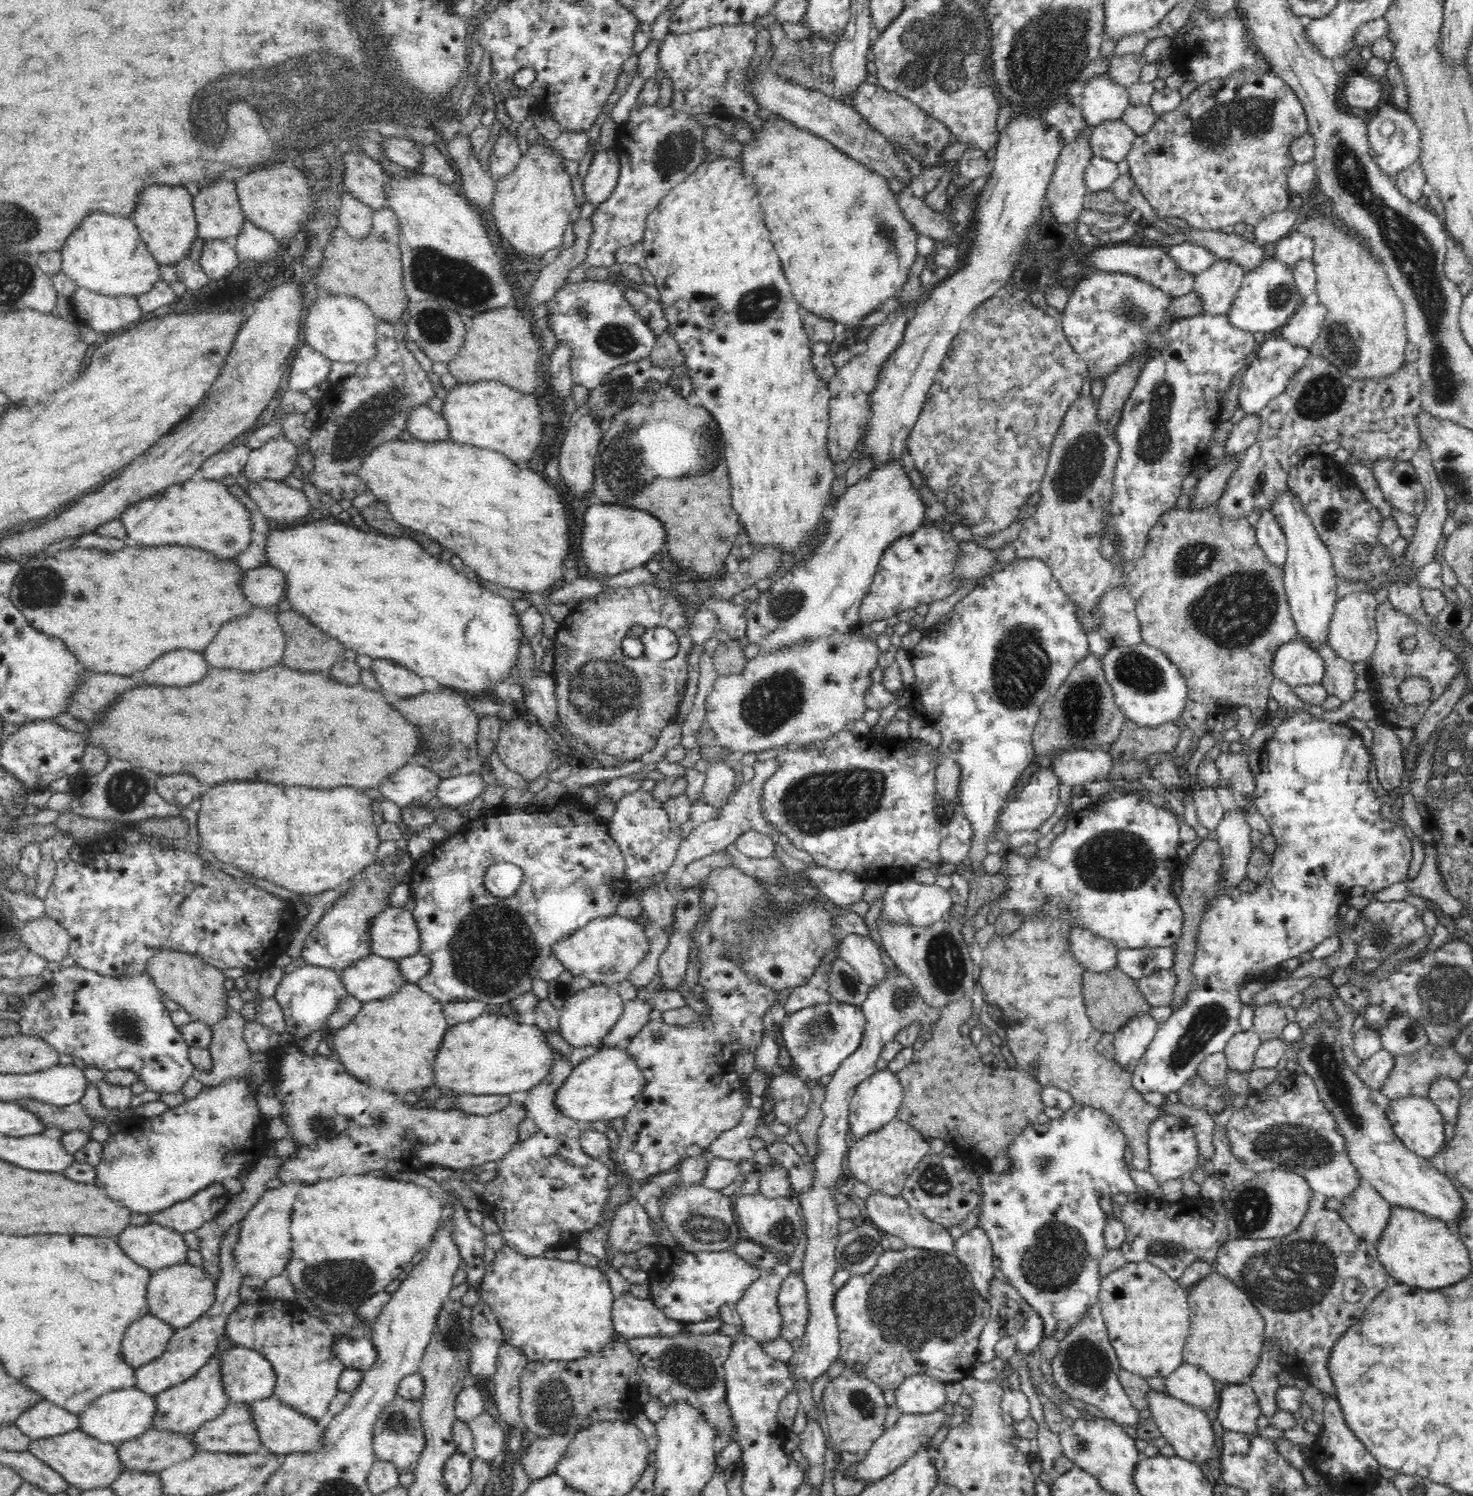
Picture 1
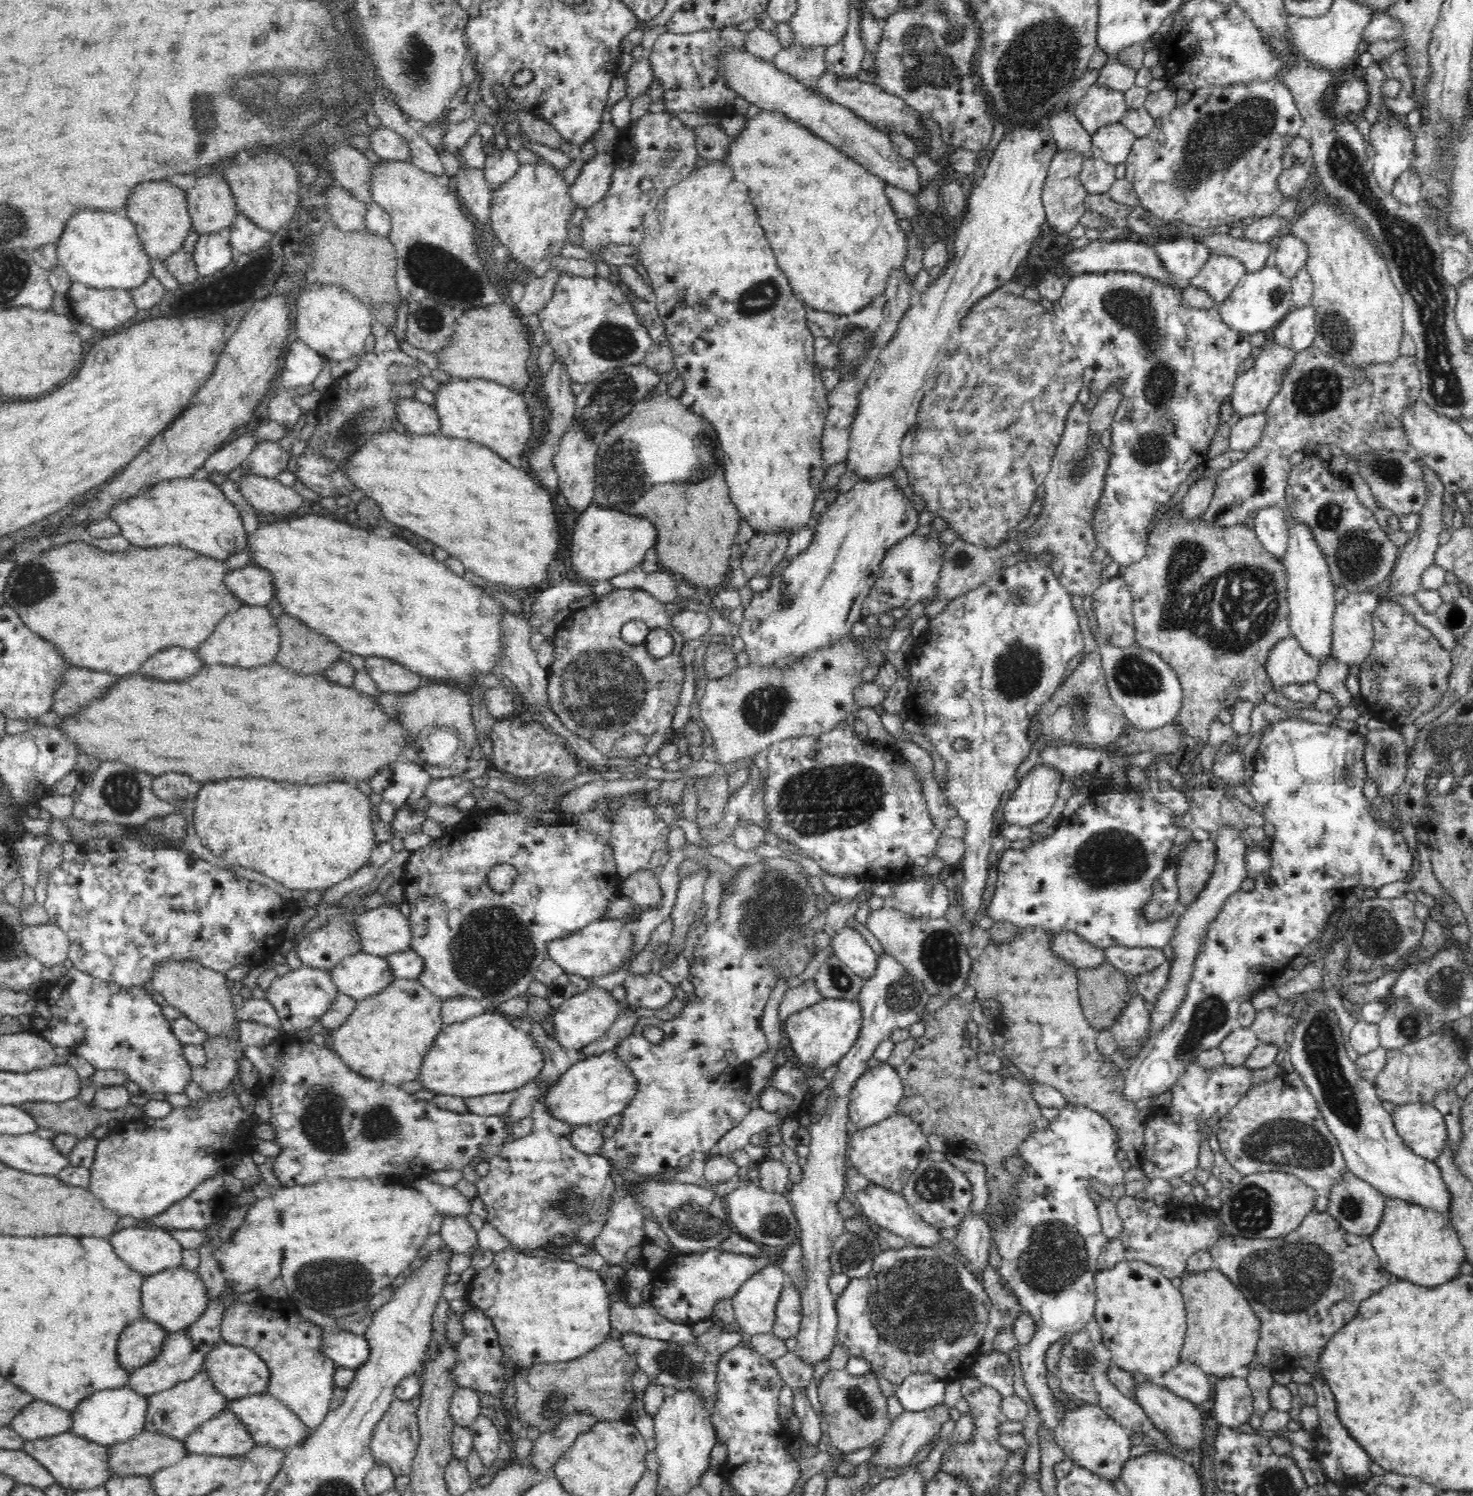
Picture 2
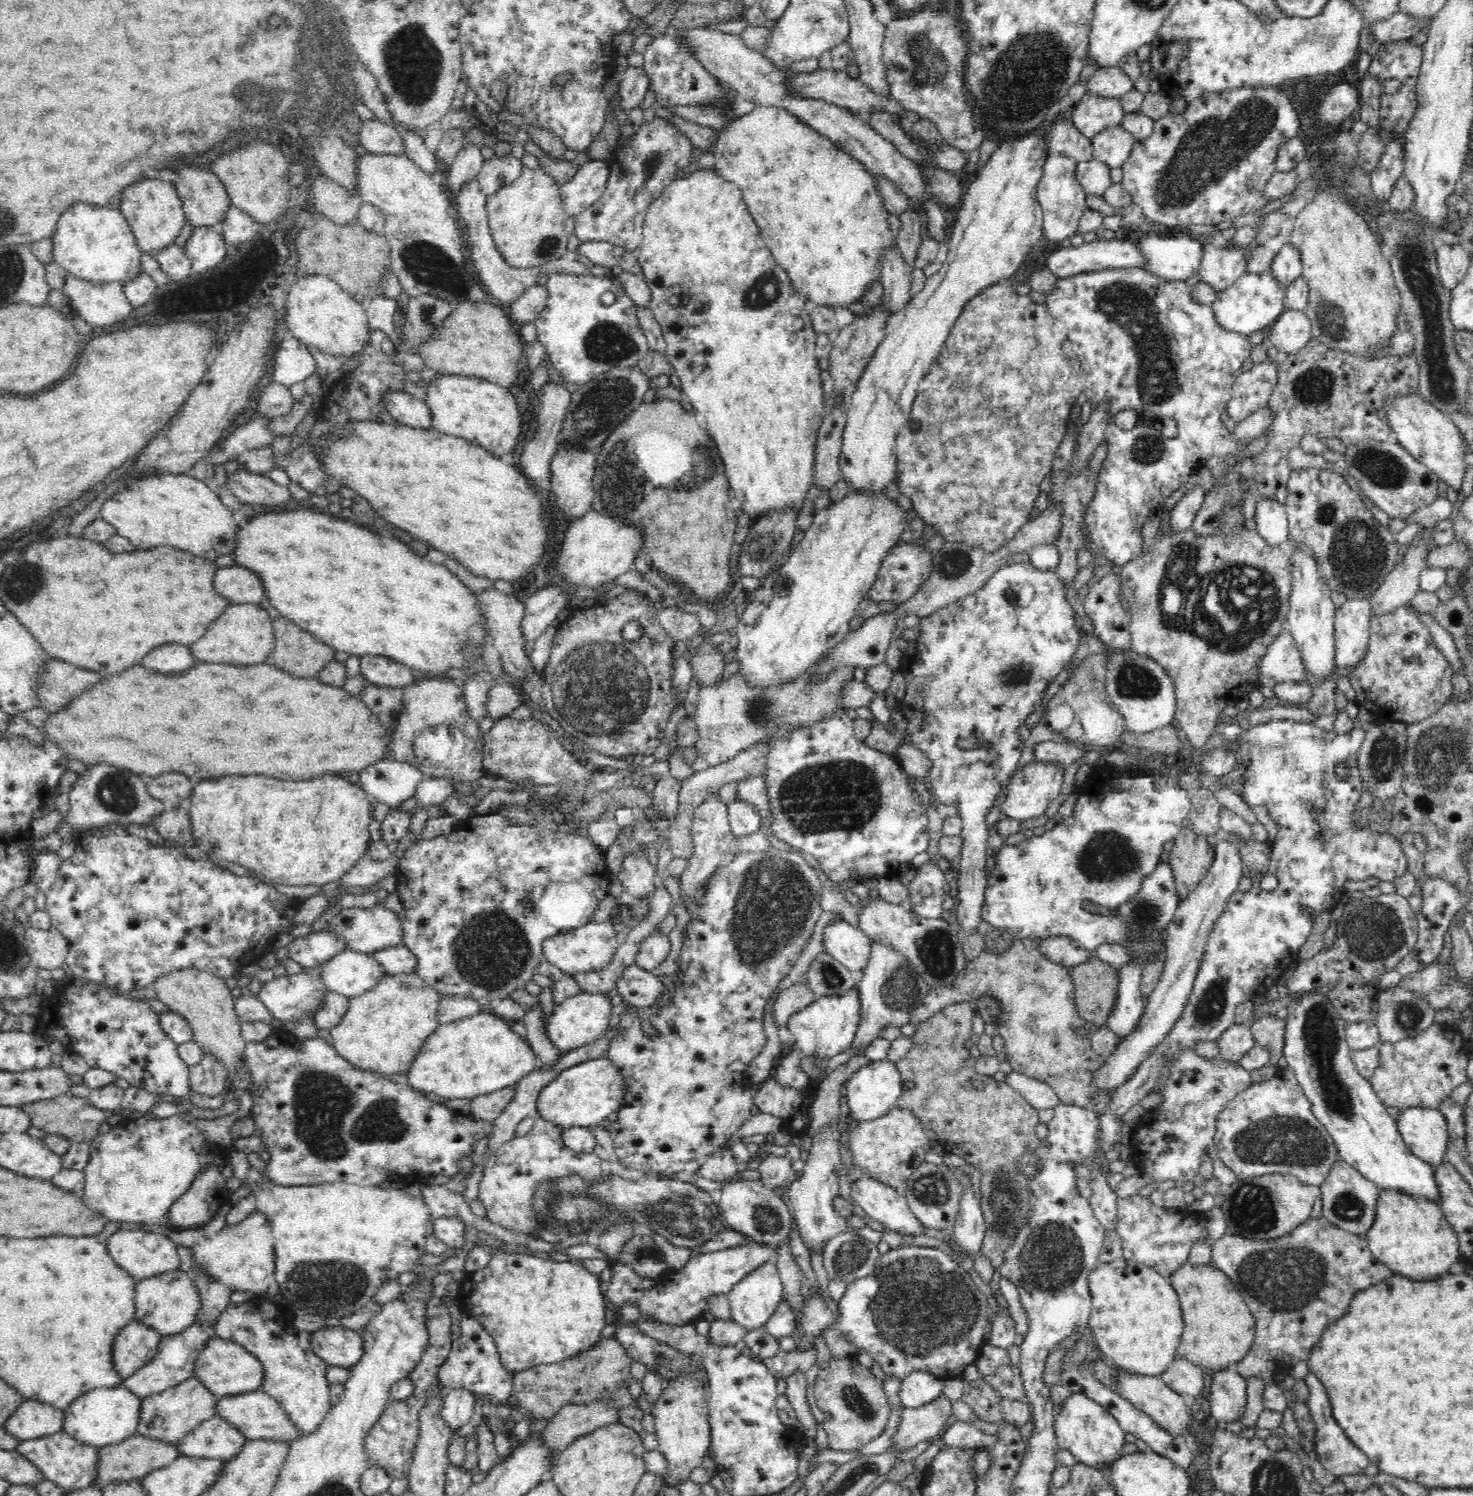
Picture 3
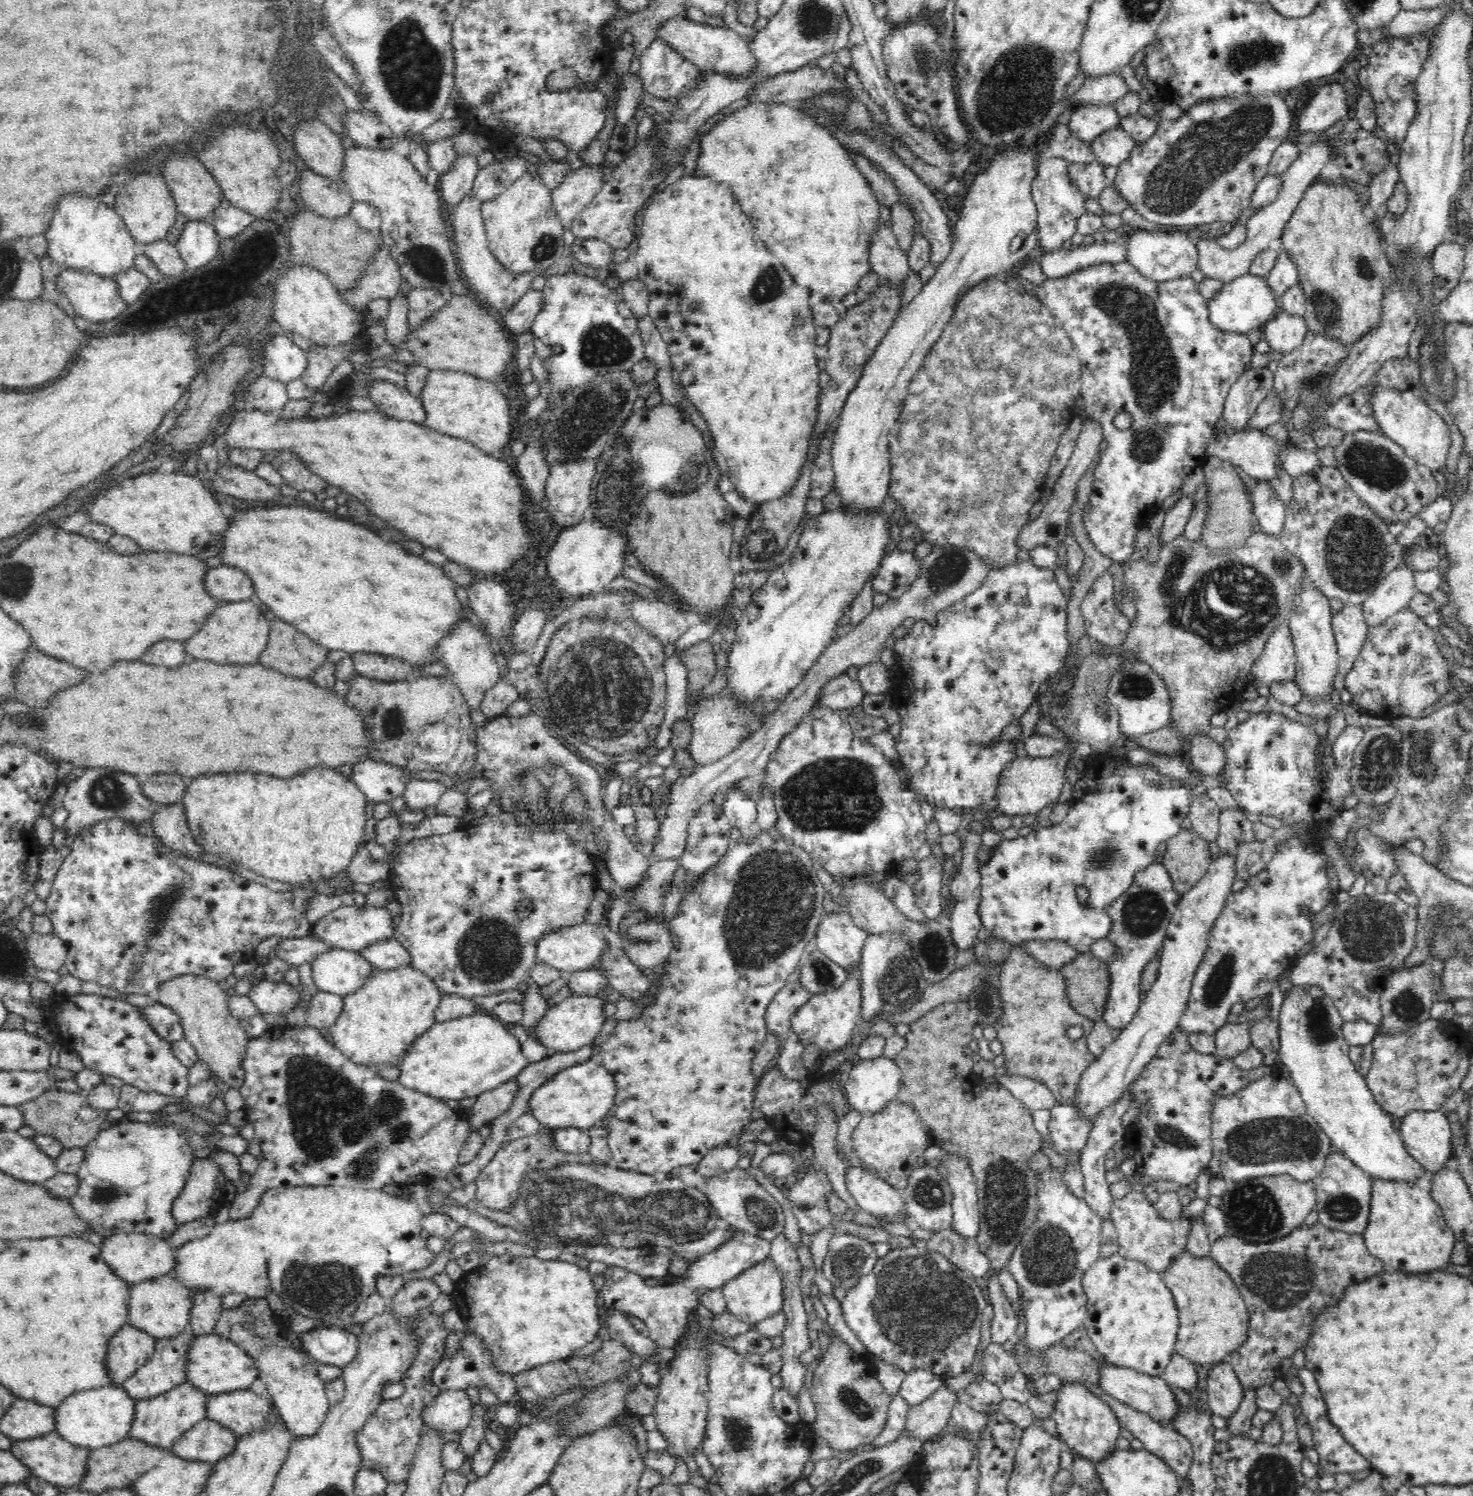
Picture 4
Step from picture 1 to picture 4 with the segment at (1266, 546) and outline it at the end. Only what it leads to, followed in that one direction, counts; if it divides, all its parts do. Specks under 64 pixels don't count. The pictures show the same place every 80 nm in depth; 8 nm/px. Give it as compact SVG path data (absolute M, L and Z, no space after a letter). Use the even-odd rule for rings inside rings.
M1256 480L1252 494L1252 509L1261 532L1279 540L1286 520L1285 505L1267 486L1267 481Z

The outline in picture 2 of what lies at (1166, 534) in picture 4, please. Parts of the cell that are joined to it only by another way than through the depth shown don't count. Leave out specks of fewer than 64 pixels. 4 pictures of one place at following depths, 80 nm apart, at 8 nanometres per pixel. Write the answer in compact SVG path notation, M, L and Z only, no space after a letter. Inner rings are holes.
M1210 472L1208 478L1202 477L1190 486L1181 501L1182 509L1180 513L1184 513L1188 519L1193 519L1196 515L1202 515L1208 510L1210 502L1214 500L1216 490L1218 490L1218 474L1211 476Z

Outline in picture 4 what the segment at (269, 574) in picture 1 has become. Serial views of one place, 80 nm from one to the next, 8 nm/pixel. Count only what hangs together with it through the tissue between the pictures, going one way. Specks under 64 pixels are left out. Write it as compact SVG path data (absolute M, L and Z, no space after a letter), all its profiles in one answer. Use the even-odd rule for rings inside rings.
M224 564L210 570L206 578L206 589L213 598L222 602L258 602L254 580L246 572Z

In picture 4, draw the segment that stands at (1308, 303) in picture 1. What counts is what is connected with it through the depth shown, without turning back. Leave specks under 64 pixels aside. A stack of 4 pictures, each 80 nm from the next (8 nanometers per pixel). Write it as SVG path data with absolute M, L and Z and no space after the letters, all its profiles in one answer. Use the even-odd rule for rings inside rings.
M1290 313L1280 314L1264 325L1266 341L1272 350L1282 354L1294 352L1309 334L1306 319Z

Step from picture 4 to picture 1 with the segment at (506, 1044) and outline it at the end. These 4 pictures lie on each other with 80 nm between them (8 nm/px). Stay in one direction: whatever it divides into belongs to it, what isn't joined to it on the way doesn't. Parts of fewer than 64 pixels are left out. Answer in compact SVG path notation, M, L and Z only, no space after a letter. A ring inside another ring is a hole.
M484 1013L478 1018L448 1028L439 1054L434 1060L437 1085L456 1090L459 1094L510 1095L514 1092L530 1093L553 1070L555 1052L544 1032L536 1024L516 1024L502 1014Z

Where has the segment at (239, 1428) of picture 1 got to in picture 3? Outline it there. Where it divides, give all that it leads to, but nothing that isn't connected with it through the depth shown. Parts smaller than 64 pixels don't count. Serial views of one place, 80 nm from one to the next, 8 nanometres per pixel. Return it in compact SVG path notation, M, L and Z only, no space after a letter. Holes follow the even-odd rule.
M216 1414L190 1430L177 1444L181 1455L228 1461L242 1452L246 1442L248 1437L233 1422Z

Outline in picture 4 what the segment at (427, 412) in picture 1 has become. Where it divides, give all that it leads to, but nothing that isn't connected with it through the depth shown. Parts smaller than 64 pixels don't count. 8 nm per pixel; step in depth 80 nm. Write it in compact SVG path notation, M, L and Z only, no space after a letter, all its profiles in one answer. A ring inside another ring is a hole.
M376 380L370 400L388 417L402 422L425 424L426 409L419 396L412 396L404 387L386 380Z

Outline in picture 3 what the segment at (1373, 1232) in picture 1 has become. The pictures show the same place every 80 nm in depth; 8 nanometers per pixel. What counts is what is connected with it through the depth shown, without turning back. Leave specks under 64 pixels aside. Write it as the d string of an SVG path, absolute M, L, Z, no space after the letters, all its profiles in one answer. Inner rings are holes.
M1340 1160L1330 1170L1329 1177L1320 1187L1322 1197L1322 1215L1329 1218L1334 1225L1352 1234L1366 1235L1372 1228L1378 1210L1379 1188L1366 1180L1346 1161Z

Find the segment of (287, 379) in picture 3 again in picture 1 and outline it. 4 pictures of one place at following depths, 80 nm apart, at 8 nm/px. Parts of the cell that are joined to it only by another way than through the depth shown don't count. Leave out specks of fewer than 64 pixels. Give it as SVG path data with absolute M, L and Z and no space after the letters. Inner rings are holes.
M307 344L297 348L288 378L288 388L294 392L306 392L319 387L328 379L330 359Z

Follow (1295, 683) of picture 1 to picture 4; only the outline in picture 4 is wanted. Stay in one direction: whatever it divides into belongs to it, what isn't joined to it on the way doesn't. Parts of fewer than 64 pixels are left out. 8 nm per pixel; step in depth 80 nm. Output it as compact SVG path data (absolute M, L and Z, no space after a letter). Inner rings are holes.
M1282 623L1268 638L1262 656L1254 662L1252 683L1257 687L1294 681L1298 675L1298 659L1289 626Z

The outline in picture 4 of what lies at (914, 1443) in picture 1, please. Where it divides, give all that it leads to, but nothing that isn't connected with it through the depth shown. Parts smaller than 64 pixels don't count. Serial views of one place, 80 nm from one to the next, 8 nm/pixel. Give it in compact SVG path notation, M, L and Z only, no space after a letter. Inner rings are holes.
M942 1384L926 1400L909 1406L904 1426L905 1434L924 1442L931 1440L951 1424L950 1412L957 1400L956 1393L946 1384Z

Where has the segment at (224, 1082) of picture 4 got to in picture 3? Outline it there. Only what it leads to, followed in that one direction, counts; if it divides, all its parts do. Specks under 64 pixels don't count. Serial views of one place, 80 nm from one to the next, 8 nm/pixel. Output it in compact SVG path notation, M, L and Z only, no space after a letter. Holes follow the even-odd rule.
M186 967L162 973L152 984L156 997L168 1006L170 1012L180 1014L190 1024L196 1036L196 1044L204 1053L212 1052L224 1062L229 1070L230 1090L246 1090L254 1083L251 1070L246 1068L245 1049L248 1044L243 1040L241 1021L235 1012L236 992L226 986L225 979L207 970Z

